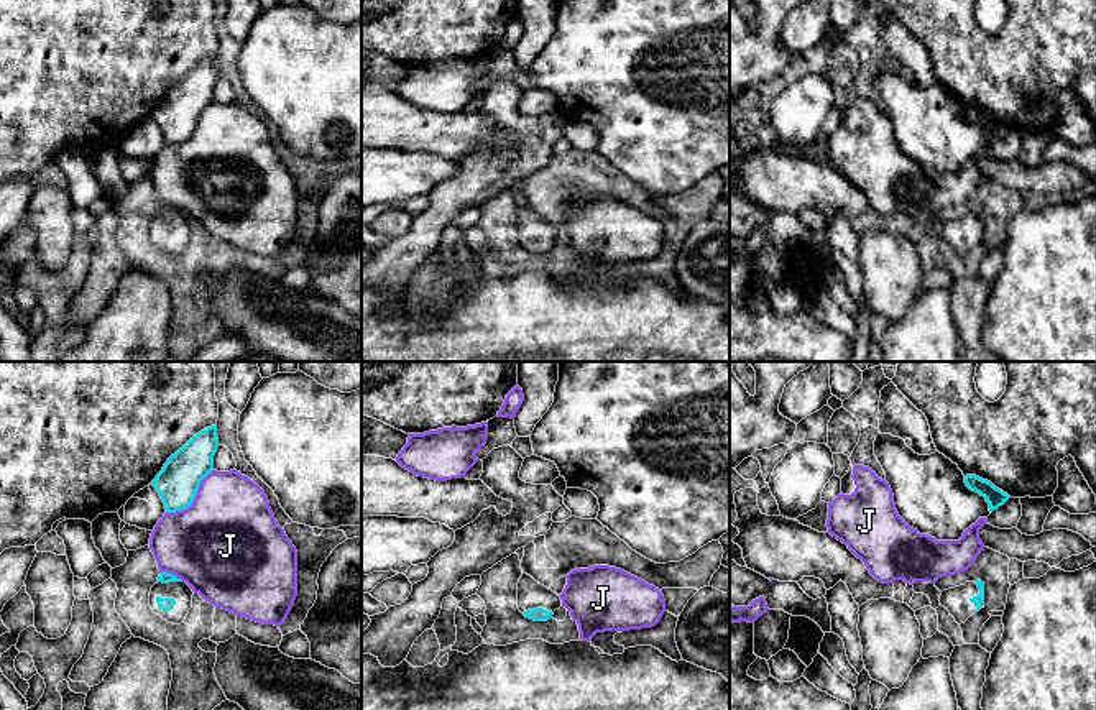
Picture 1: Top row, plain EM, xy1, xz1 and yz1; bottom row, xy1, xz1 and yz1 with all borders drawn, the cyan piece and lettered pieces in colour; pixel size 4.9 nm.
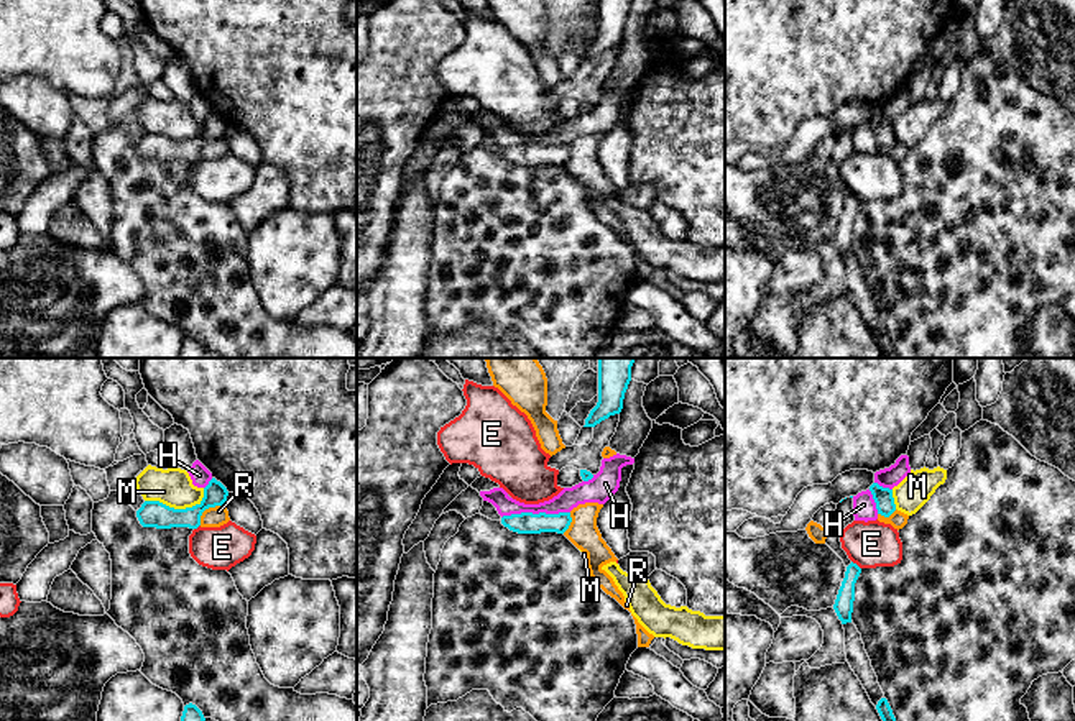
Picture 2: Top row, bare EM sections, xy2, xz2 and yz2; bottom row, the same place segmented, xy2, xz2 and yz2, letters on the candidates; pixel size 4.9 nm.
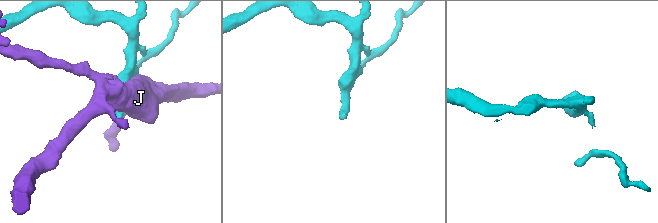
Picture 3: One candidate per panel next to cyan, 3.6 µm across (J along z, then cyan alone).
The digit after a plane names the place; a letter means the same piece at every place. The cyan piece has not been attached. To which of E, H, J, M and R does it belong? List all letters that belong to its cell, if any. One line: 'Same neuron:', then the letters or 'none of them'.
Same neuron: none of them

